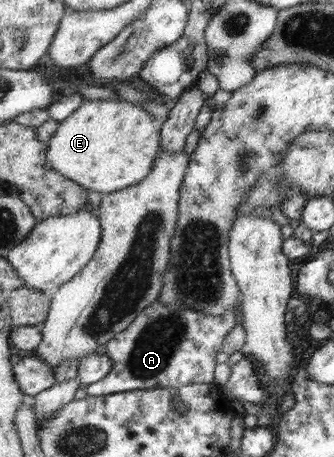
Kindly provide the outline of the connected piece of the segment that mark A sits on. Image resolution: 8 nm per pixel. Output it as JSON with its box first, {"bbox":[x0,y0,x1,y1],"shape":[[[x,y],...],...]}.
{"bbox":[87,301,238,395],"shape":[[[157,301],[144,309],[133,325],[106,343],[106,354],[112,357],[114,368],[104,380],[87,386],[88,395],[214,383],[216,356],[222,352],[226,334],[236,325],[238,316],[233,311],[226,311],[224,316],[211,316],[196,309],[172,309]]]}

